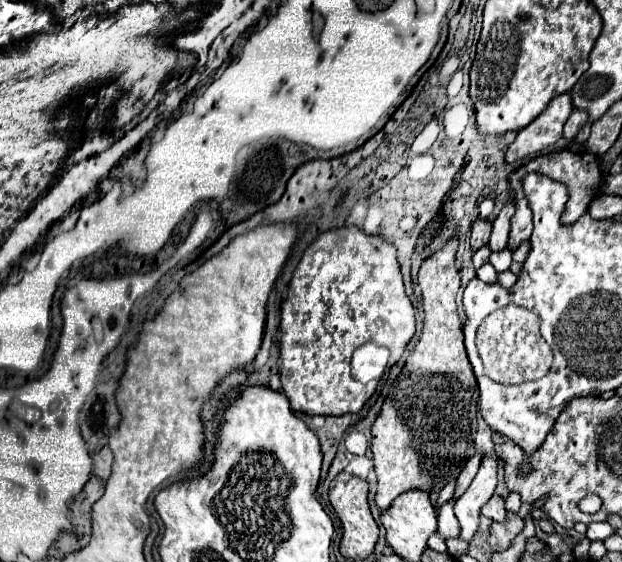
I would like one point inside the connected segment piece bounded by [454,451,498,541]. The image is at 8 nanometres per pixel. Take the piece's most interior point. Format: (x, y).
(467, 509)

